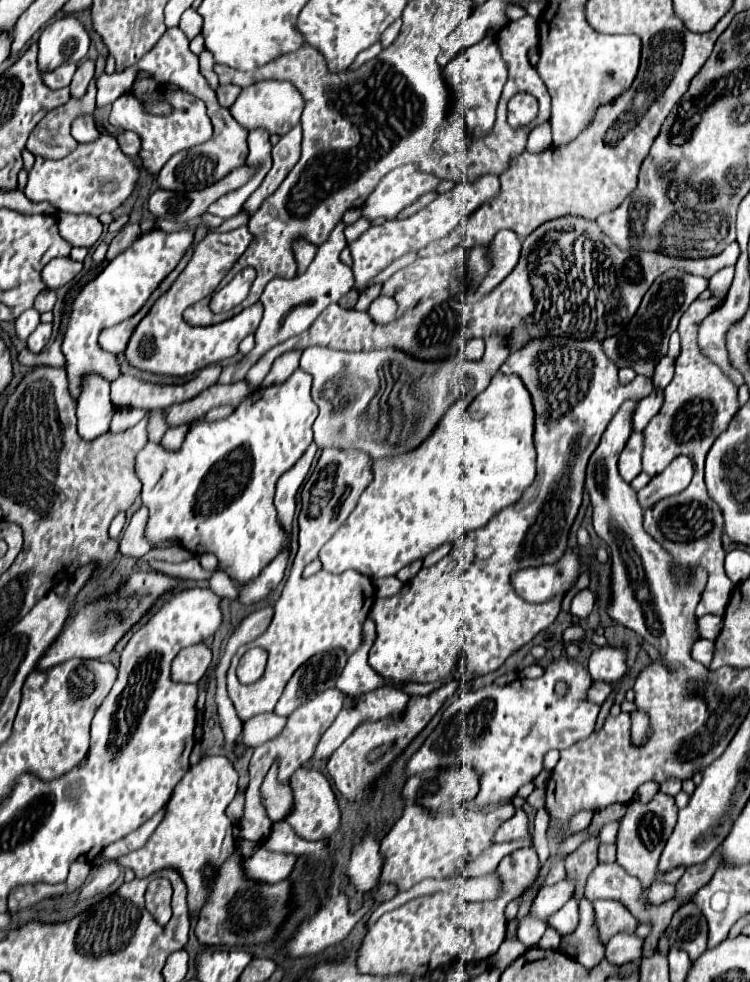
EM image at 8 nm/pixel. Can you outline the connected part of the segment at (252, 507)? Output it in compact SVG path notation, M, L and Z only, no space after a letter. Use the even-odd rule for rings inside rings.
M295 370L283 384L275 384L275 386L269 386L269 388L261 388L261 390L255 390L253 394L249 394L247 400L241 402L241 404L237 406L237 410L235 410L231 416L227 416L227 418L223 418L223 420L215 420L215 422L205 422L205 420L203 420L203 422L195 422L195 424L191 426L191 430L187 432L185 442L183 442L183 446L181 446L179 450L169 452L169 450L165 450L165 448L159 446L159 444L157 444L157 446L145 446L145 448L137 454L135 472L137 472L137 478L141 480L141 486L143 486L143 488L141 488L143 506L149 508L149 522L147 522L147 530L145 530L145 536L149 538L149 542L153 544L153 542L159 542L159 540L177 538L179 544L181 544L183 548L187 548L189 552L193 552L193 554L213 552L213 554L217 556L219 564L221 564L221 570L231 578L231 582L233 582L235 586L237 586L237 584L247 584L249 580L257 578L259 572L261 572L269 562L273 562L273 560L285 550L285 546L287 546L287 542L289 542L289 536L285 534L285 528L283 528L283 526L279 524L279 520L277 520L277 510L275 510L275 506L273 506L273 488L275 488L277 480L281 478L281 474L283 474L285 470L289 470L289 468L301 458L301 454L305 452L305 448L313 442L313 430L311 430L311 426L313 426L317 414L319 414L319 408L317 408L317 404L315 404L313 398L311 398L311 376L309 376L307 372L303 372L303 370ZM219 460L221 460L221 472L215 472L213 466L215 466Z

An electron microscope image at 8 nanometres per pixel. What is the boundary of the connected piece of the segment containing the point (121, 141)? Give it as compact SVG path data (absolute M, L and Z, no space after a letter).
M119 132L115 138L117 138L119 148L127 156L137 156L139 154L139 150L141 150L141 138L135 132Z

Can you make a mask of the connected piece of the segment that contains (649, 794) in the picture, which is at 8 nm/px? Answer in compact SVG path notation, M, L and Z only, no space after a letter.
M647 782L641 785L634 794L634 800L639 800L643 803L649 802L655 794L660 791L660 784L655 782Z

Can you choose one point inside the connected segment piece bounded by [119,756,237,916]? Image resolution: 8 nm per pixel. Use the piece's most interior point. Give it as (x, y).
(195, 831)

